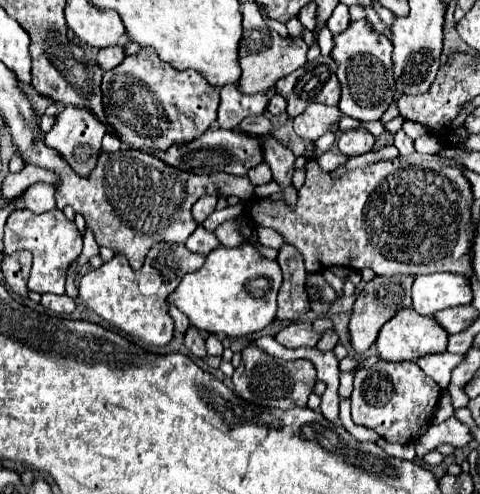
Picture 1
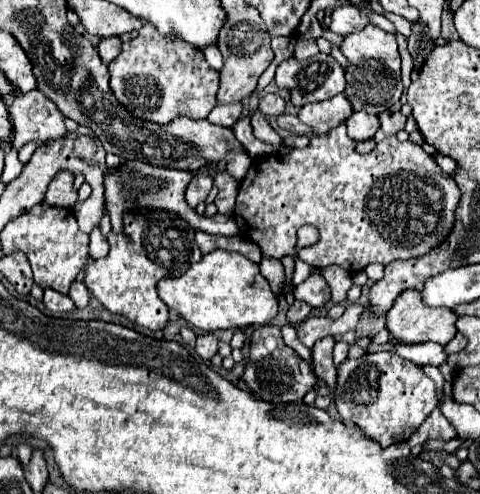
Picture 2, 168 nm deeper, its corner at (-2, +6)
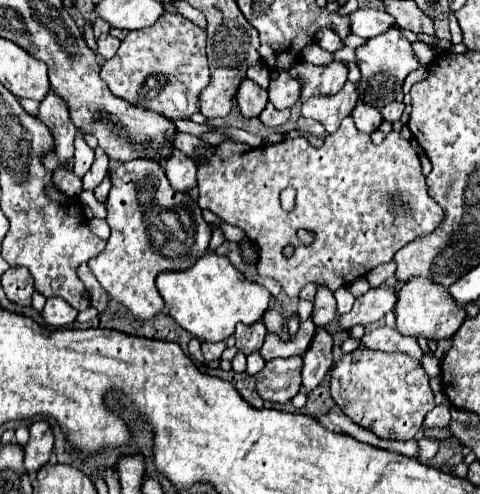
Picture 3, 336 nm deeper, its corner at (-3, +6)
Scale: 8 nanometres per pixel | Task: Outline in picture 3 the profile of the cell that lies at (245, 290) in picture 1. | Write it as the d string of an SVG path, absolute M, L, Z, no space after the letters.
M216 253L202 255L184 271L162 271L156 277L156 285L166 303L168 315L198 341L226 341L238 323L256 323L270 305L270 293L262 285L250 283L232 267L228 257Z

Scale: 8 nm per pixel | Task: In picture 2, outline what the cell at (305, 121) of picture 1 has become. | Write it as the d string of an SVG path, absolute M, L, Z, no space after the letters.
M335 95L327 101L319 103L307 103L299 109L297 117L301 123L309 125L315 135L327 135L331 129L347 121L347 117L353 113L349 101L341 95Z

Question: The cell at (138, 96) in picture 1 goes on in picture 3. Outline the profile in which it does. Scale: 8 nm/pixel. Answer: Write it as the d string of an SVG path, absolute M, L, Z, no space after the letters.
M166 11L154 25L130 31L118 53L104 61L100 77L108 89L132 105L142 105L168 119L186 119L198 111L198 97L208 85L206 31L180 13Z

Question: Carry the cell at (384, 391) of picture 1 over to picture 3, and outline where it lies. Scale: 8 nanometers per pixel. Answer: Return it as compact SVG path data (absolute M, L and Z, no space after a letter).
M360 347L352 353L342 355L340 361L332 367L332 381L330 393L334 403L360 427L376 433L380 439L414 439L416 433L422 429L424 417L434 409L434 393L428 385L428 375L420 361L408 357L406 353L384 353Z

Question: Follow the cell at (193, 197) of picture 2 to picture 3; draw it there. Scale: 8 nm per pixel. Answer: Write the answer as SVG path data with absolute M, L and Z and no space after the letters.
M172 149L166 159L166 177L176 191L188 191L196 185L196 161L178 149Z

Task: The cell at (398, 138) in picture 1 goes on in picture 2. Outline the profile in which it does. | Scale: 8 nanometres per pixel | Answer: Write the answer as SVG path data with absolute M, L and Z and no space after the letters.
M385 111L379 115L381 119L381 129L385 135L397 135L399 131L405 129L405 117L399 111Z

